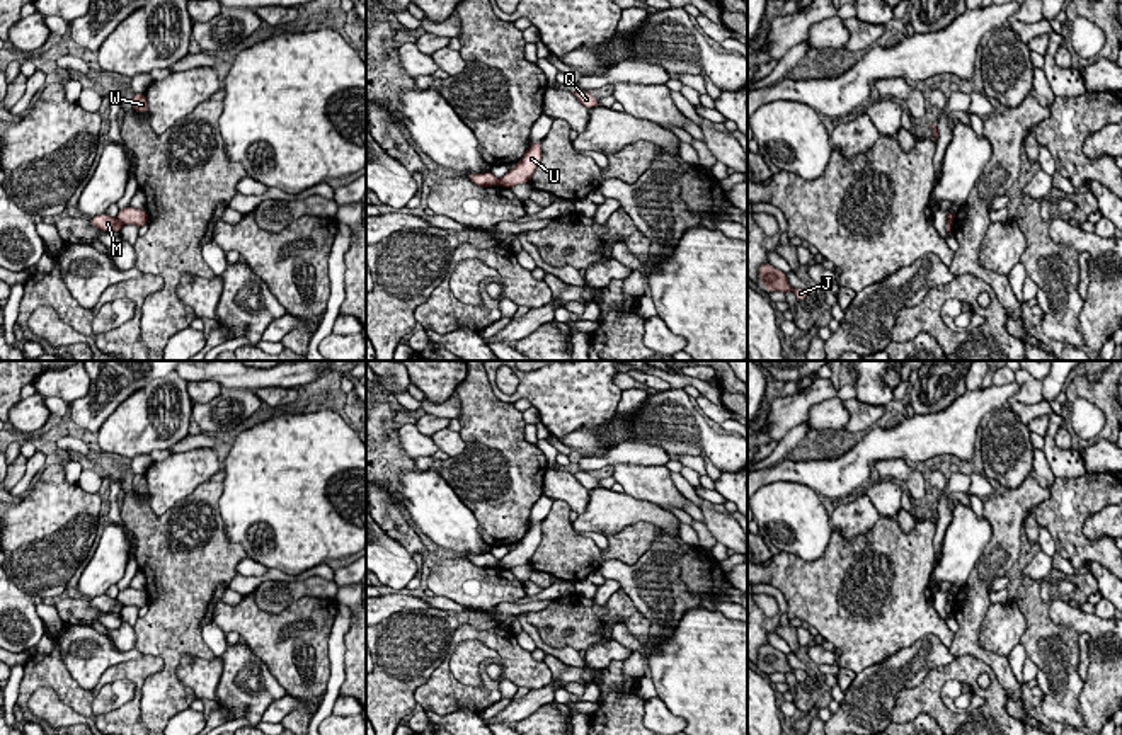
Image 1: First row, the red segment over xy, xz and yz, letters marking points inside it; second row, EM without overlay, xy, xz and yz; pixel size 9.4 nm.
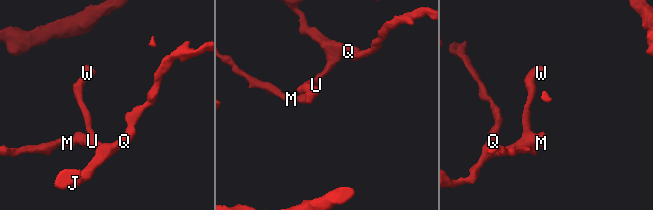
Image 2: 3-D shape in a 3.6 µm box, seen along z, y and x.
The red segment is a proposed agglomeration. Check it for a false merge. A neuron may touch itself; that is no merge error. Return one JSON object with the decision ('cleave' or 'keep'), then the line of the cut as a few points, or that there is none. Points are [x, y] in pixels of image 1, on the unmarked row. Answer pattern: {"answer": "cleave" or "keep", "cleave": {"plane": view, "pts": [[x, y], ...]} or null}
{"answer": "cleave", "cleave": {"plane": "xy", "pts": [[114, 599], [121, 606]]}}

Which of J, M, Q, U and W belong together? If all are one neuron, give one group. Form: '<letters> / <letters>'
J Q U W / M

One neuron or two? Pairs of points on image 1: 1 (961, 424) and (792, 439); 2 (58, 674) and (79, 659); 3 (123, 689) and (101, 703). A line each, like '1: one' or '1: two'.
1: two
2: two
3: one

